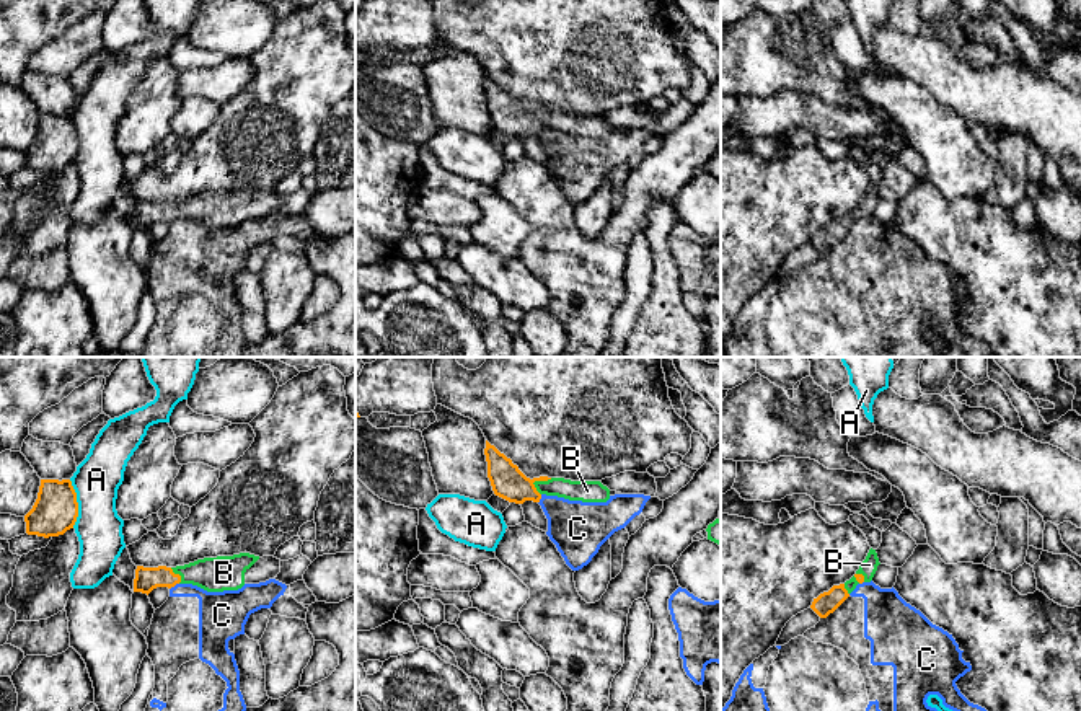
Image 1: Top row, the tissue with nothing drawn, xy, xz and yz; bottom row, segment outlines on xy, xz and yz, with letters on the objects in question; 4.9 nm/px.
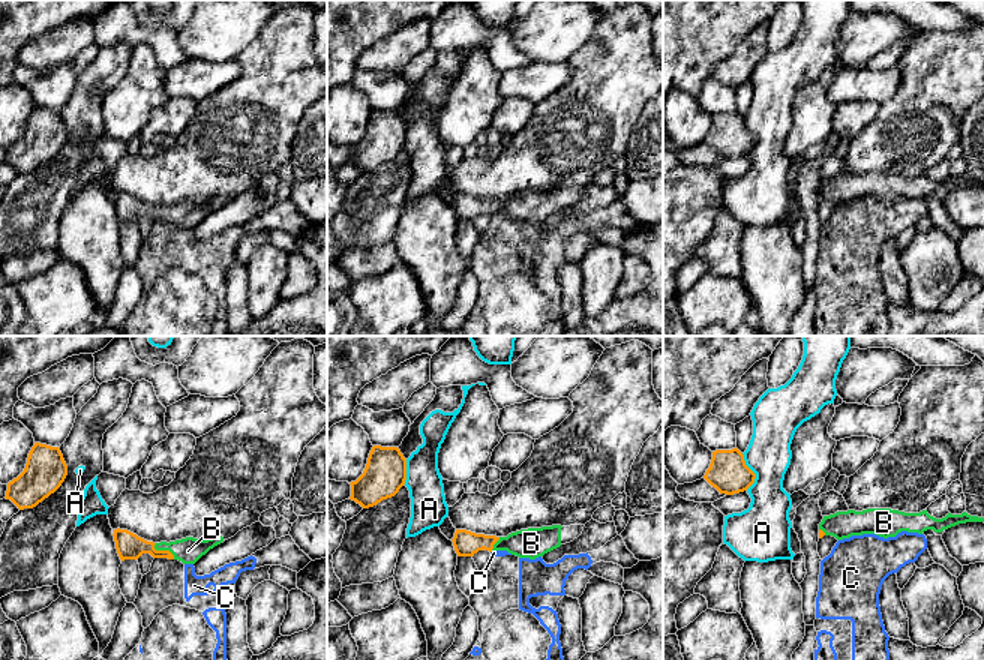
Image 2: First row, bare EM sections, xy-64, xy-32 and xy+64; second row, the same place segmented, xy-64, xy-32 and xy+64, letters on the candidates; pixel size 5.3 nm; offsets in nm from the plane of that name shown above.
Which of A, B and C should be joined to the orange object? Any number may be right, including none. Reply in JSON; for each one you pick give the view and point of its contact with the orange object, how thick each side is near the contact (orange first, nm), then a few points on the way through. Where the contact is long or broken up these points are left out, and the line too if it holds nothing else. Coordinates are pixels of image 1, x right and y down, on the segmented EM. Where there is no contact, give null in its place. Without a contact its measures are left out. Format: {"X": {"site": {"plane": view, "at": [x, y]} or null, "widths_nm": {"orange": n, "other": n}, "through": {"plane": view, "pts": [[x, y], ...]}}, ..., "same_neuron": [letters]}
{"B": {"site": {"plane": "xz", "at": [542, 480]}, "widths_nm": {"orange": 170, "other": 110}, "through": {"plane": "xz", "pts": [[507, 481], [533, 483], [542, 480], [548, 486], [587, 491]]}}, "same_neuron": ["B"]}

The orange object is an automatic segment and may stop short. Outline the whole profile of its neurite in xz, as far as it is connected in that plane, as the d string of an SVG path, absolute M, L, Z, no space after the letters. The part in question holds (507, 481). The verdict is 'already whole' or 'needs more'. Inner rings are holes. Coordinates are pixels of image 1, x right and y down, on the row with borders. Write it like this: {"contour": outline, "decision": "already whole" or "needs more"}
{"contour": "M488 440L484 455L494 494L509 502L540 502L543 494L582 502L607 502L610 499L610 489L600 481L571 481L548 476L530 479Z", "decision": "needs more"}

